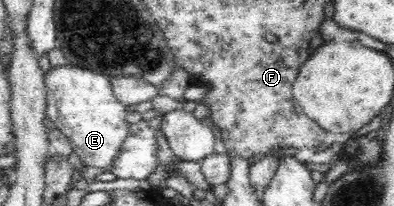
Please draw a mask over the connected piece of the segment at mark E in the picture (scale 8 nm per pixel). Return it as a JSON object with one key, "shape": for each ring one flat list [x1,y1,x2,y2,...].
{"shape":[[73,64,51,67,44,76,47,88,47,116,67,137,81,164,109,170,128,133,127,108,114,96,111,81,105,74]]}

